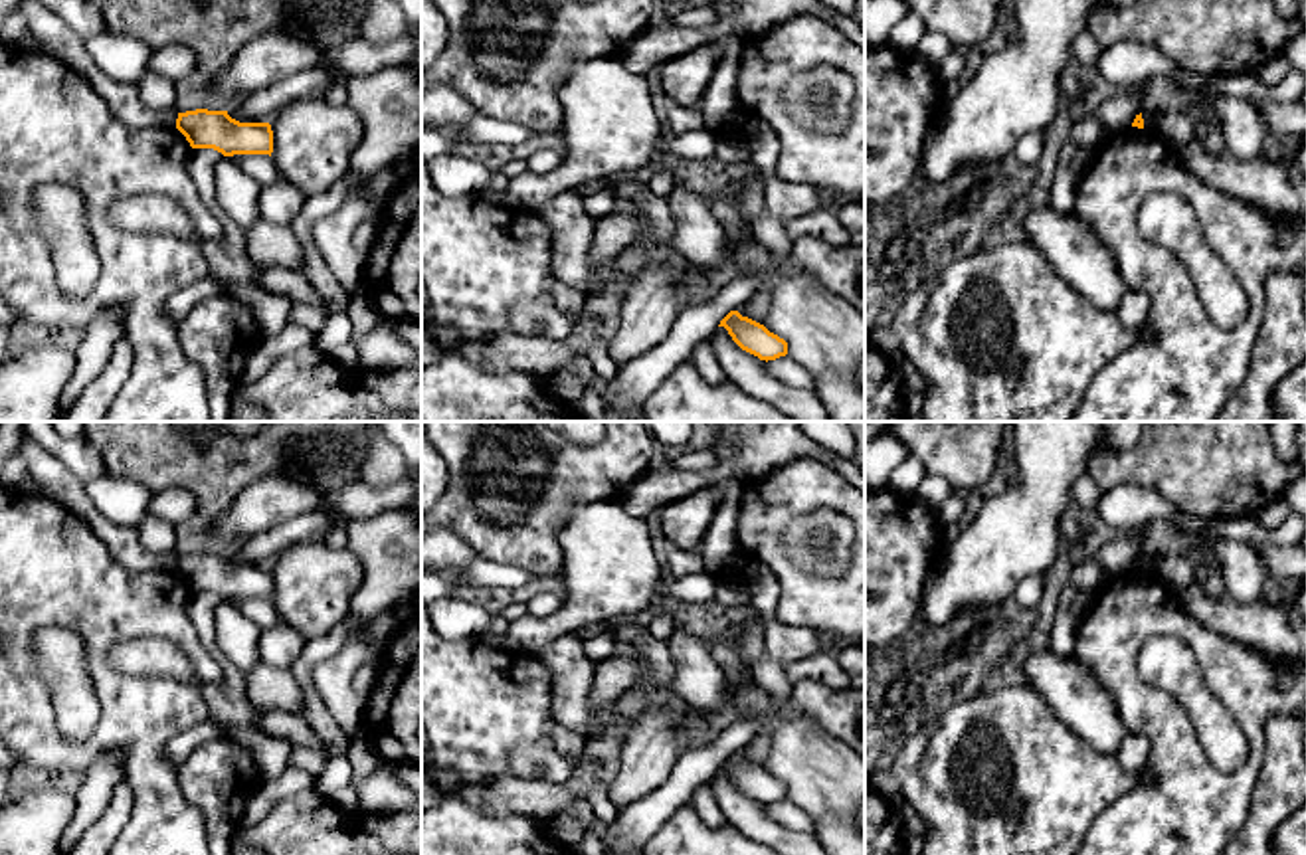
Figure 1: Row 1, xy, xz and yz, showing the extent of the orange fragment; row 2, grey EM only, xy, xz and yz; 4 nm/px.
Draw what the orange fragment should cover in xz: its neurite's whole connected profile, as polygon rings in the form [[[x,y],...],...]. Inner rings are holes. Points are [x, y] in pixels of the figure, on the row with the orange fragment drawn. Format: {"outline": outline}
{"outline": [[[730,311],[718,327],[724,327],[732,340],[760,360],[776,360],[788,354],[788,342],[770,332],[764,325]]]}

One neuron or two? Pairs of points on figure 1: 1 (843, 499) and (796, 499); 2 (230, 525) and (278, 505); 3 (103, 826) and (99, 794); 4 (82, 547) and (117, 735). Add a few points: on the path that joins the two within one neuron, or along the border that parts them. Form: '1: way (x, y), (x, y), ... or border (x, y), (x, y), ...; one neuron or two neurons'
1: way (832, 497), (808, 497); one neuron
2: way (242, 519), (266, 505); one neuron
3: border (121, 782), (113, 790), (109, 804), (80, 834); two neurons
4: way (92, 594), (99, 602), (99, 667), (113, 687); one neuron

